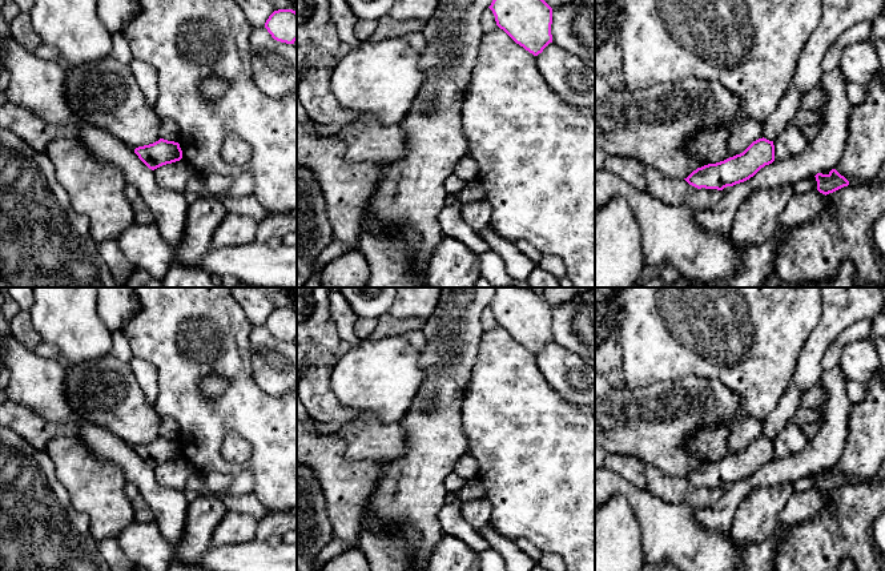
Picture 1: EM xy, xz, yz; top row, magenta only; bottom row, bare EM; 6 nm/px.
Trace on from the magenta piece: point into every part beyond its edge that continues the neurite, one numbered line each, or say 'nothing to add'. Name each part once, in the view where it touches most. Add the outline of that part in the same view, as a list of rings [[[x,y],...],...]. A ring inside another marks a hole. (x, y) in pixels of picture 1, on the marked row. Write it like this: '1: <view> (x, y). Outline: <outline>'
nothing to add

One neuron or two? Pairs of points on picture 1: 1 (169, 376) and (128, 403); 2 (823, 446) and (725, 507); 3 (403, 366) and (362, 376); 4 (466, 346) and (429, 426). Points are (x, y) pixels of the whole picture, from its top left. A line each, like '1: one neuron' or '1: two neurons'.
1: two neurons
2: one neuron
3: one neuron
4: one neuron

